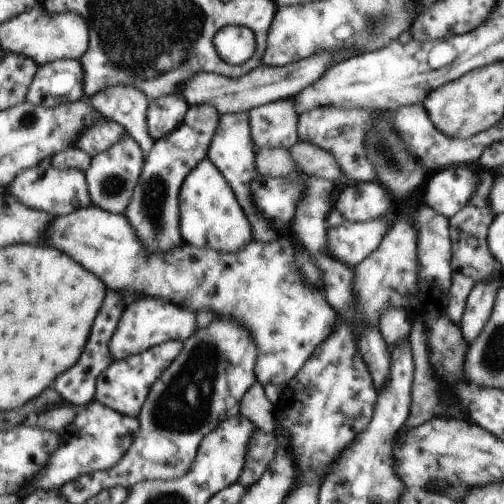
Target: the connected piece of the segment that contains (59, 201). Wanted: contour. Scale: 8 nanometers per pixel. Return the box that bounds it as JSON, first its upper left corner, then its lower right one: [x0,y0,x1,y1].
[8,167,90,216]

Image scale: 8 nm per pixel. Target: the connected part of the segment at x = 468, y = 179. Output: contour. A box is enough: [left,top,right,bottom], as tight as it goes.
[424,165,479,219]

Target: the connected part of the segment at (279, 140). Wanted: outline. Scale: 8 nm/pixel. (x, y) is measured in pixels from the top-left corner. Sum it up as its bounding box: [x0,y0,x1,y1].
[247,98,299,152]

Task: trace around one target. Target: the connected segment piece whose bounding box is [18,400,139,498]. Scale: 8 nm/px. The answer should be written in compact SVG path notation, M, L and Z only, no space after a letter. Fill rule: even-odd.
M96 400L77 408L76 411L75 420L61 433L63 440L50 455L47 465L35 475L26 489L19 491L18 496L24 498L36 489L60 489L79 476L111 469L127 454L139 431L137 417L120 414Z

